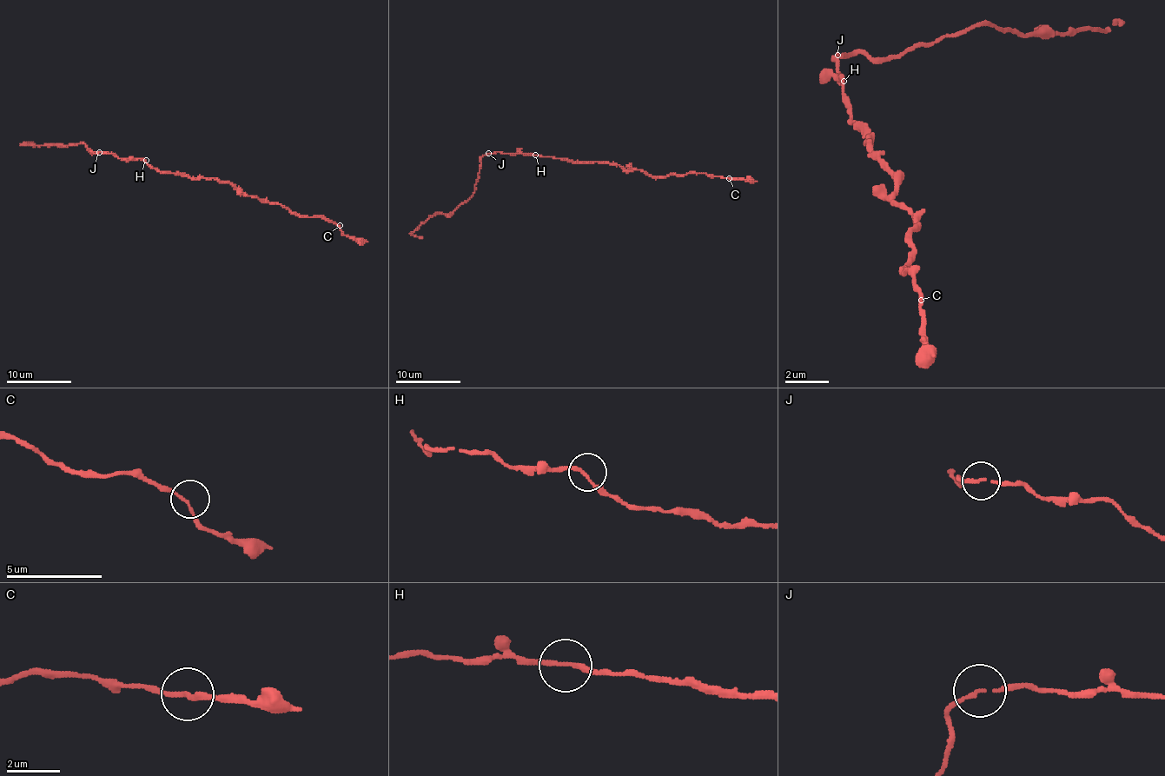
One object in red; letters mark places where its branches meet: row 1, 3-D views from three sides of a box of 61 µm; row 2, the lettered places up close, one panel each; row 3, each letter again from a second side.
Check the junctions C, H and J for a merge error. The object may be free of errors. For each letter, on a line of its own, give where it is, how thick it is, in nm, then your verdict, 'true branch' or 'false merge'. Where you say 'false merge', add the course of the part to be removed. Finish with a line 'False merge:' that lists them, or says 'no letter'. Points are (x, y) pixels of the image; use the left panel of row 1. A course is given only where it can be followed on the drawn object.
C: (340, 225) | 140 nm | true branch
H: (146, 160) | 150 nm | true branch
J: (99, 152) | 130 nm | false merge | (98, 152), (90, 153), (83, 143), (23, 145), (25, 142), (33, 143)
False merge: J

